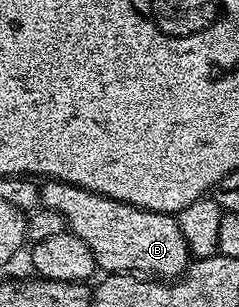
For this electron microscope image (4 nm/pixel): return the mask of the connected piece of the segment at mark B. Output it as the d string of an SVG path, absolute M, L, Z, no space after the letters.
M60 180L46 181L39 189L39 202L42 207L57 210L65 218L67 231L72 232L89 250L93 250L96 269L103 274L138 274L144 278L172 281L183 275L193 257L185 236L181 234L178 219L170 212L154 212L138 208L125 202L117 202L108 196L66 184Z

